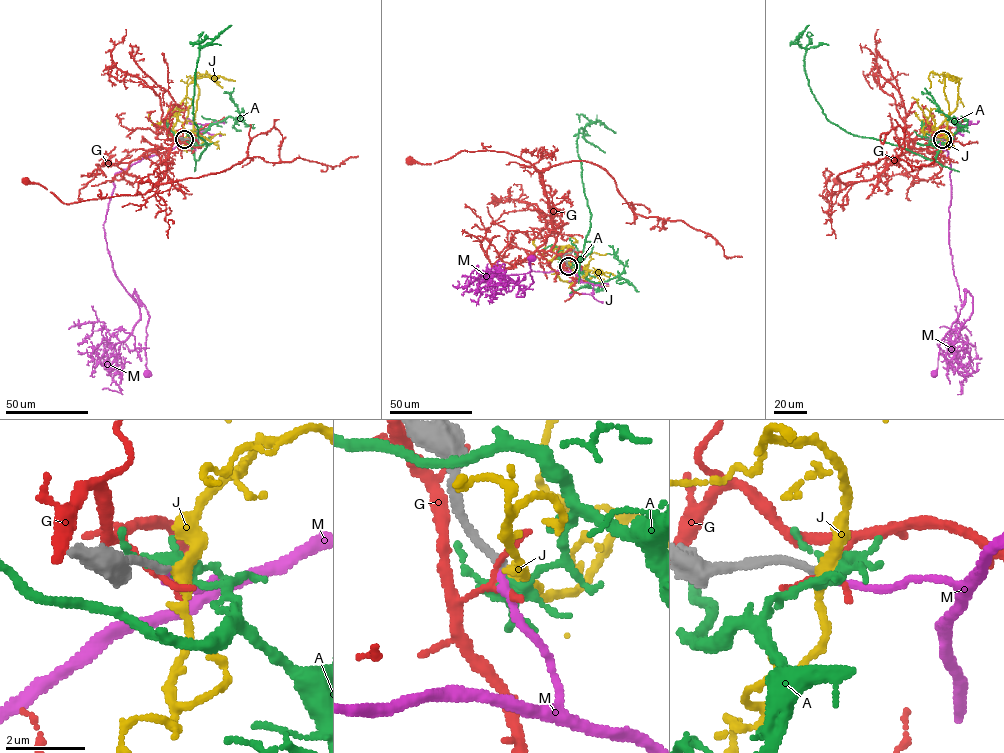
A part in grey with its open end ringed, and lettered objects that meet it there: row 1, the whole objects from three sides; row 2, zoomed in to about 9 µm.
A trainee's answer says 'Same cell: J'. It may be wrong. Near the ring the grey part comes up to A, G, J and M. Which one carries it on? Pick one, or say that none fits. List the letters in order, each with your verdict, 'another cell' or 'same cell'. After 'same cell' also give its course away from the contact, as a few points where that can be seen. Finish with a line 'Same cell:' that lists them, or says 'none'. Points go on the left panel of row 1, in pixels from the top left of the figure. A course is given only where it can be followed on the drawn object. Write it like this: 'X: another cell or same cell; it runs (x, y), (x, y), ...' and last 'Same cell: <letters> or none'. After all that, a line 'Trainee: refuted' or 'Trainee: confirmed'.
A: another cell
G: another cell
J: another cell
M: same cell; it runs (184, 140), (115, 174), (103, 224), (114, 274), (141, 306), (138, 296), (149, 317), (147, 373)
Same cell: M
Trainee: refuted

